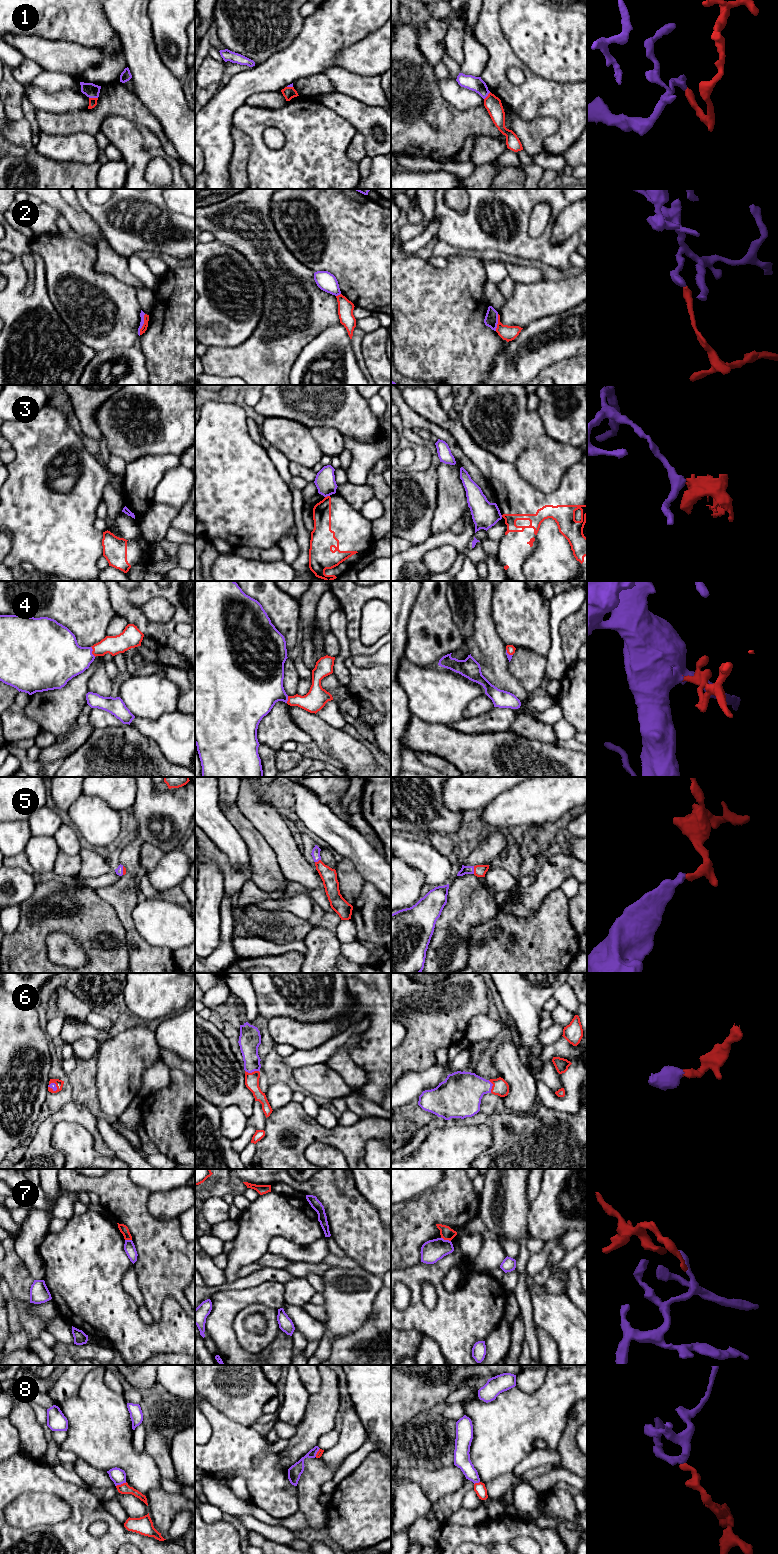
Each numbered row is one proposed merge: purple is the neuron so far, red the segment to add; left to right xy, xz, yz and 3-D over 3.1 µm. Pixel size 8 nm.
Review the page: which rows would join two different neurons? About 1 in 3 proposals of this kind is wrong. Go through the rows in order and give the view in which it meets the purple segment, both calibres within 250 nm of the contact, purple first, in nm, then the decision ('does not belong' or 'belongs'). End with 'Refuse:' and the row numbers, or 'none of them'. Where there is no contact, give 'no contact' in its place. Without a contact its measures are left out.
1: contact in xy; calibres 120 and 60 nm; does not belong
2: contact in xy; calibres 40 and 50 nm; does not belong
3: contact in xz; calibres 160 and 140 nm; does not belong
4: contact in xy; calibres 340 and 150 nm; belongs
5: contact in yz; calibres 70 and 100 nm; belongs
6: contact in xz; calibres 180 and 110 nm; belongs
7: contact in yz; calibres 180 and 100 nm; does not belong
8: contact in xy; calibres 120 and 90 nm; does not belong
Refuse: 1, 2, 3, 7, 8

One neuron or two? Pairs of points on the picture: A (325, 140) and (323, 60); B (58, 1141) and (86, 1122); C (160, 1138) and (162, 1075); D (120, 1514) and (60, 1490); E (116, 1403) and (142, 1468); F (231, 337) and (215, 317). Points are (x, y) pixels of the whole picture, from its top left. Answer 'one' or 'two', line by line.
A: two
B: two
C: two
D: two
E: one
F: one

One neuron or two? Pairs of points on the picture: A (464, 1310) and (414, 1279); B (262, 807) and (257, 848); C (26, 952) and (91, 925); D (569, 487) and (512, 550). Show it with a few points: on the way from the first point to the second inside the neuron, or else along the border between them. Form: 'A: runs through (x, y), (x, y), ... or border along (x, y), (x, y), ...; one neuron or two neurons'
A: runs through (451, 1300), (430, 1278), (427, 1278); one neuron
B: border along (243, 815), (273, 851); two neurons
C: runs through (40, 935), (51, 924), (74, 924); one neuron
D: runs through (553, 503), (547, 506), (521, 534); one neuron

